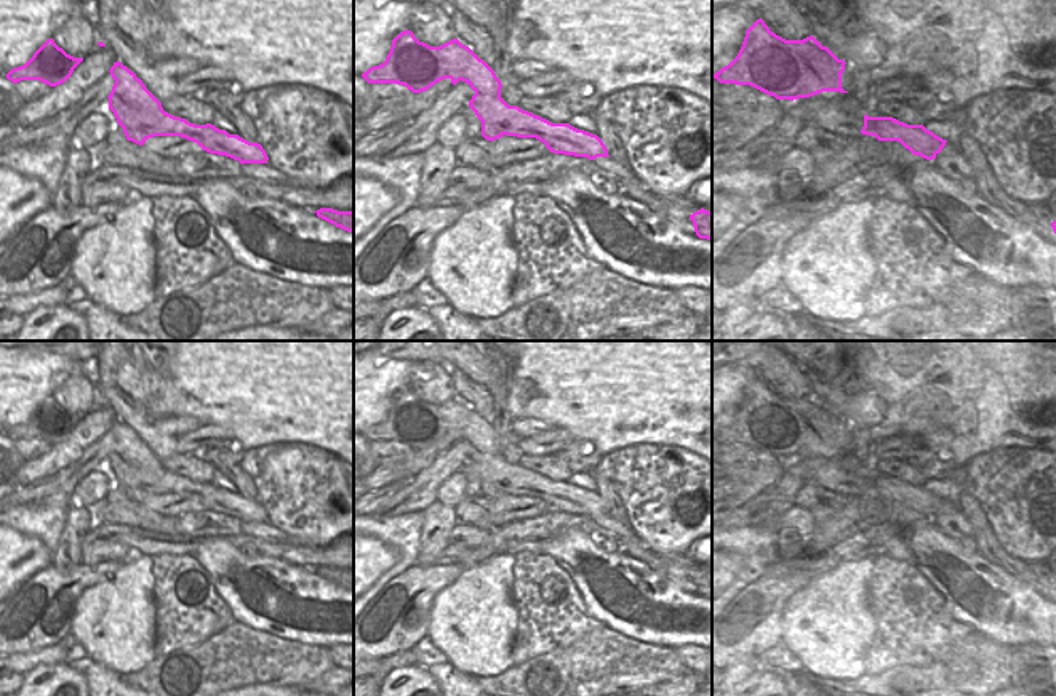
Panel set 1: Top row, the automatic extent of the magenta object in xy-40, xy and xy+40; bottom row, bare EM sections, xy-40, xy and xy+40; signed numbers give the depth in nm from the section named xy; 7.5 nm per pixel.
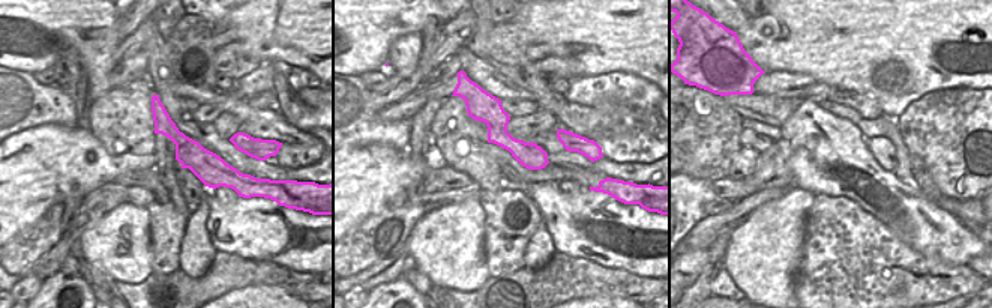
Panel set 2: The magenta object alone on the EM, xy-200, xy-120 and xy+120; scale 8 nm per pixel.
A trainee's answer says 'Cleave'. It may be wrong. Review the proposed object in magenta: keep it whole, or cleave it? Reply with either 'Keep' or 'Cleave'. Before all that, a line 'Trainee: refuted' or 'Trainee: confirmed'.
Trainee: confirmed
Cleave

